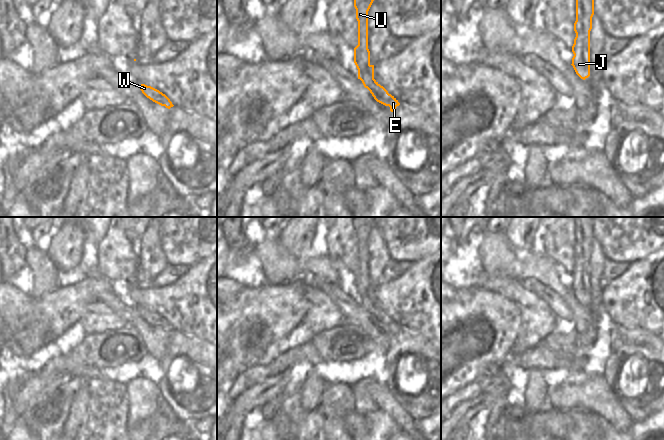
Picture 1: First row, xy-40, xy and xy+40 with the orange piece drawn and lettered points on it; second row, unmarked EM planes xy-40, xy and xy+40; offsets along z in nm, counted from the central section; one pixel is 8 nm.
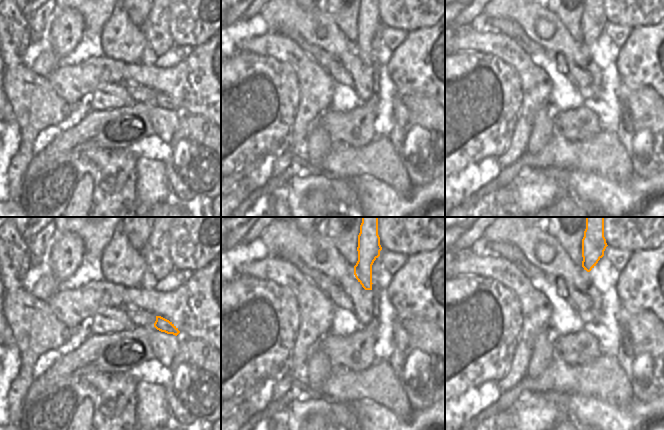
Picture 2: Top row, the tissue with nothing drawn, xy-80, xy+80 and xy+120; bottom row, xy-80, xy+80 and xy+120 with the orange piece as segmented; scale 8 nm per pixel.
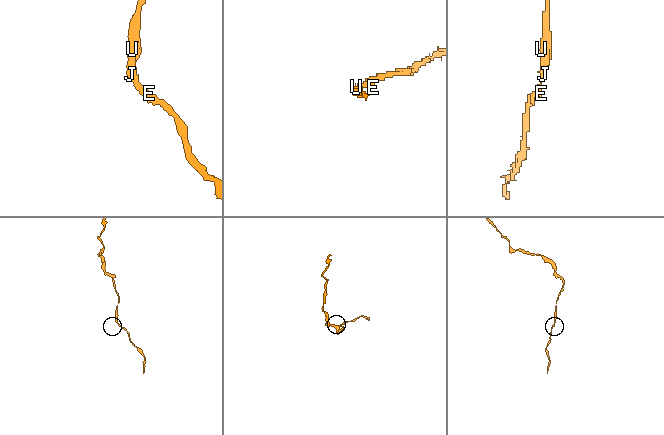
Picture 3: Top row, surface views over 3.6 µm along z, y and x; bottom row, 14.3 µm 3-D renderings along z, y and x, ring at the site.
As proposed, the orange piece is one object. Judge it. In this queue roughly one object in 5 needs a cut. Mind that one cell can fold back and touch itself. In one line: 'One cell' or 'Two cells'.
One cell

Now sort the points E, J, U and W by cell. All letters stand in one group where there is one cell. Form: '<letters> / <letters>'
E J U W

